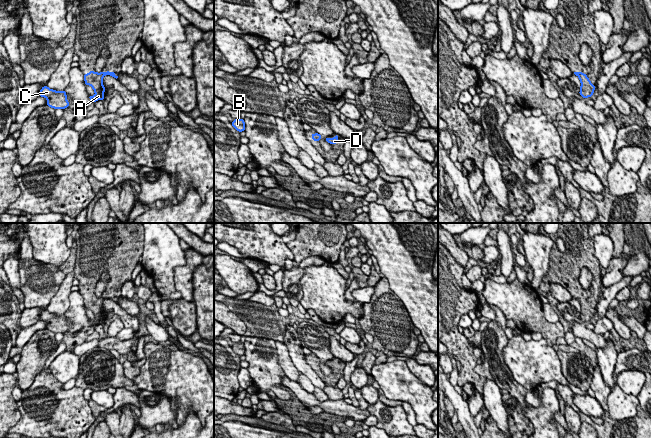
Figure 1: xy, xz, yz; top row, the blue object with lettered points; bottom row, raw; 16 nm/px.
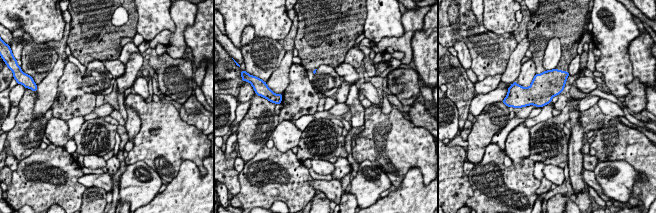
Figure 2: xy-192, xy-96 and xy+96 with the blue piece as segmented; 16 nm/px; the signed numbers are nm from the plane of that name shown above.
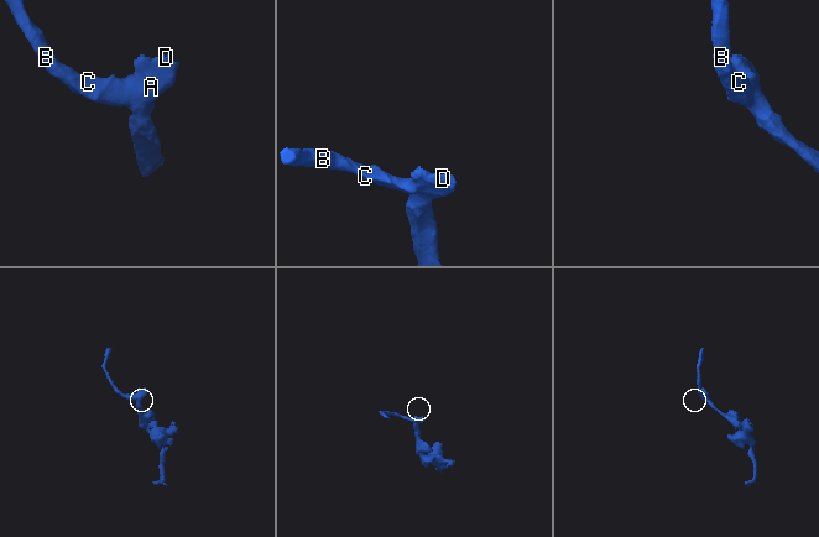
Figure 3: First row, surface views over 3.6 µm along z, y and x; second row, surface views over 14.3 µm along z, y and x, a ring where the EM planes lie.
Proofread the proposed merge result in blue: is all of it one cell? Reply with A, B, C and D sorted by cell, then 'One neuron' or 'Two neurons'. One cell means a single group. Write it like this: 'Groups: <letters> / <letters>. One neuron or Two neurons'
Groups: A B C D. One neuron

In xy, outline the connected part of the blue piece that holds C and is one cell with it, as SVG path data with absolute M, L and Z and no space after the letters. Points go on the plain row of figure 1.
M47 310L42 311L40 314L41 321L45 321L47 323L47 330L52 331L54 333L65 333L69 330L69 326L67 325L66 316L64 315L55 315Z

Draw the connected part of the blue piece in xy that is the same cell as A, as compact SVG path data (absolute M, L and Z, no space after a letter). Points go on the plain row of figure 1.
M91 294L88 298L84 298L84 304L86 309L90 309L95 319L91 320L89 319L90 325L96 326L97 324L104 324L104 315L106 312L103 310L103 301L105 299L111 299L114 302L118 302L118 300L115 299L115 296L101 296L97 297Z

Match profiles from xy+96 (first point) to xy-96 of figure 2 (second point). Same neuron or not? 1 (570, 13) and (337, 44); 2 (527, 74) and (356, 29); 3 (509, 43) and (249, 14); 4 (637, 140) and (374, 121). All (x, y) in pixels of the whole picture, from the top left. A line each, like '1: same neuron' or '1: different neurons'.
1: same neuron
2: different neurons
3: different neurons
4: same neuron

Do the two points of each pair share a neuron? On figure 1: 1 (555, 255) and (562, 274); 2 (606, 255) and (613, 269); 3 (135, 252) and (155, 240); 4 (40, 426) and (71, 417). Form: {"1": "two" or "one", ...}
{"1": "one", "2": "two", "3": "two", "4": "one"}

